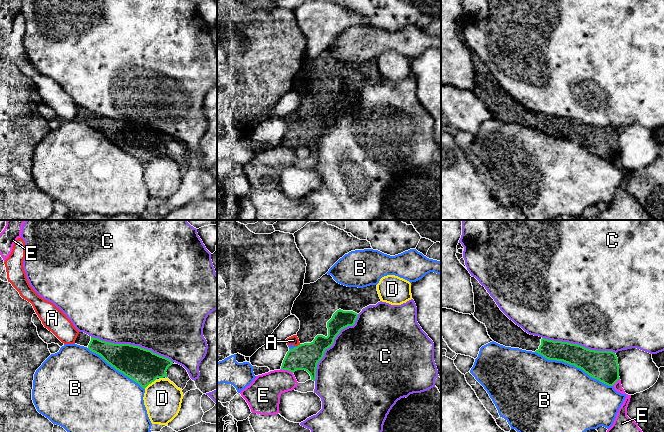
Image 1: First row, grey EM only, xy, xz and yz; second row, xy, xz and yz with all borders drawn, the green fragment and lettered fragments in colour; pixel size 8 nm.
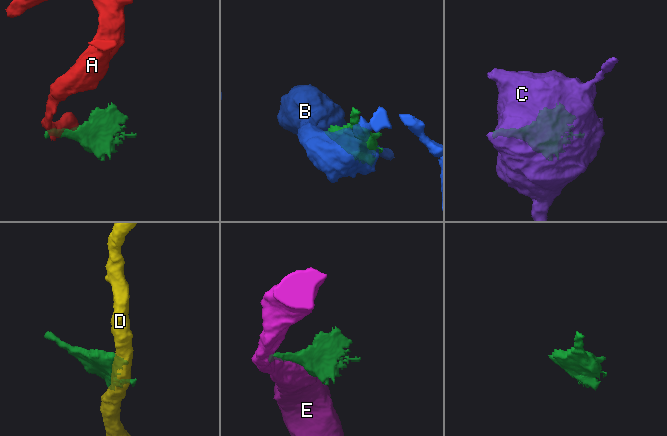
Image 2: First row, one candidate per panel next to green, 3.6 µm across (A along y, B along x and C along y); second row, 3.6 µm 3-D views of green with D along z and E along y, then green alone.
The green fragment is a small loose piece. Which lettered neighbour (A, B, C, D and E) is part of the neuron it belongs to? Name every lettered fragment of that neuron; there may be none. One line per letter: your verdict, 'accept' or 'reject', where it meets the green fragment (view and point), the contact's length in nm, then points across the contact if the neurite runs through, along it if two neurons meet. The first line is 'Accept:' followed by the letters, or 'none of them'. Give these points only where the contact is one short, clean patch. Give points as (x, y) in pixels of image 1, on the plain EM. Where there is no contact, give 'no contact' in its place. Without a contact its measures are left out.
Accept: none of them
A: reject | xz (298, 121) | 40 nm
B: reject | yz (574, 141) | 700 nm
C: reject | xy (132, 121) | 700 nm
D: reject | xy (149, 159) | 120 nm
E: reject | xz (287, 145) | 100 nm

